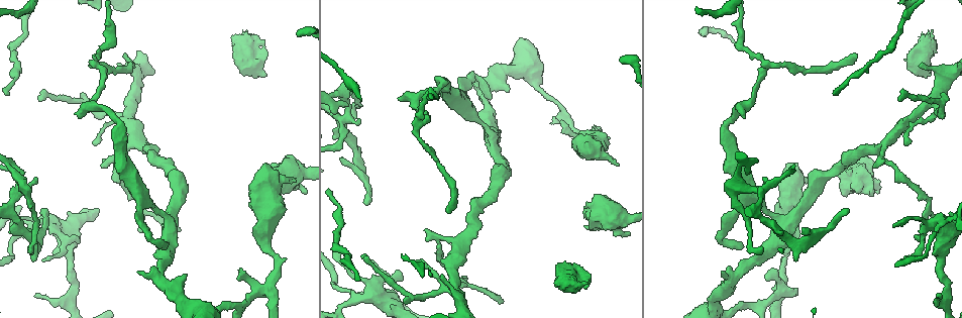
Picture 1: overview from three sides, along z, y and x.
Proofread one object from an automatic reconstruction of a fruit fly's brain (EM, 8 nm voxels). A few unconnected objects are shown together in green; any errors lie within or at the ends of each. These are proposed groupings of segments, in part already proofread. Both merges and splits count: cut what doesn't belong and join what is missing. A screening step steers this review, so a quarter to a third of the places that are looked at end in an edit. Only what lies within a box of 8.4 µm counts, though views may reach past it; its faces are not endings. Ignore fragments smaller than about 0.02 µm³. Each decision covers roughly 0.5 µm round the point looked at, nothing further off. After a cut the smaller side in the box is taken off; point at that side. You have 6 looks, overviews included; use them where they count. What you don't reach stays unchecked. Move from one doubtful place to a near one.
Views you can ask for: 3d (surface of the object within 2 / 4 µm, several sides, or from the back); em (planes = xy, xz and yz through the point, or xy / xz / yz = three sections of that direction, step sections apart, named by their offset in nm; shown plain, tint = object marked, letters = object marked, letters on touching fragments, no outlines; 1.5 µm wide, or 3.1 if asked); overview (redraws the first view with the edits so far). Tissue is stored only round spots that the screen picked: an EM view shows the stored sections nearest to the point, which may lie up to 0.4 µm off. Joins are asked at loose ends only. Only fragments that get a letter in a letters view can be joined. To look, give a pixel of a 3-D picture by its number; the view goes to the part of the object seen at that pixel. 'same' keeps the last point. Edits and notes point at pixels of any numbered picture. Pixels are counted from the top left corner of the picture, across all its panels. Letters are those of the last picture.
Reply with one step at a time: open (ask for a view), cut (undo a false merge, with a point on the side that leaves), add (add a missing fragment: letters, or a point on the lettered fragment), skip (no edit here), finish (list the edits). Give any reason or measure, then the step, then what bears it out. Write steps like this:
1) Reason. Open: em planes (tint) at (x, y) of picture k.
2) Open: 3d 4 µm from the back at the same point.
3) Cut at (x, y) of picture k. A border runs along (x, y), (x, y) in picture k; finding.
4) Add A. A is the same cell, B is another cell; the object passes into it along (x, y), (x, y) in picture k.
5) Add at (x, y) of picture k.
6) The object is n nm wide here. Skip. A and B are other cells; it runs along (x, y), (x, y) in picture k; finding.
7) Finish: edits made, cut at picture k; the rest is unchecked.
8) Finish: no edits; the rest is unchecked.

End of a long branch. Open: em planes (letters) at (124, 53) of picture 1.

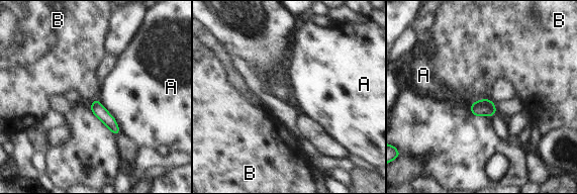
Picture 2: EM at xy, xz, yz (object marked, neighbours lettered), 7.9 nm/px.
Skip. A and B are other cells; it runs along (95, 103), (98, 110), (116, 131) in picture 2; no lettered fragment goes on from it.

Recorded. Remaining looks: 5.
Free end. Open: 3d 2 µm at (744, 114) of picture 1.

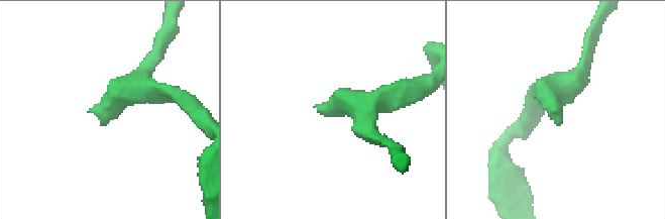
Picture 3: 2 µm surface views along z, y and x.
Open: em planes (letters) at (562, 119) of picture 3.

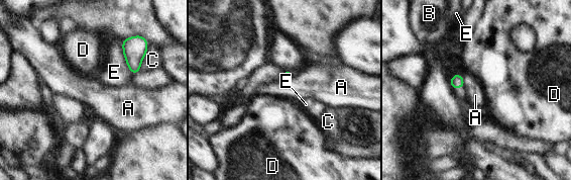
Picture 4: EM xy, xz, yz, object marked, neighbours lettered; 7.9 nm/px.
Skip. A, B, C, D and E are other cells; a border runs along (462, 76), (464, 86) in picture 4; no lettered fragment goes on from it.

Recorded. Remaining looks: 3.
Long arm stops here. Open: em planes (plain) at (617, 165) of picture 1.

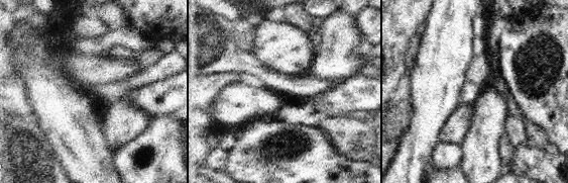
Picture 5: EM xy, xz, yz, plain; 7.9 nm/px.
What lies round it. Open: em planes (letters) at the same point.

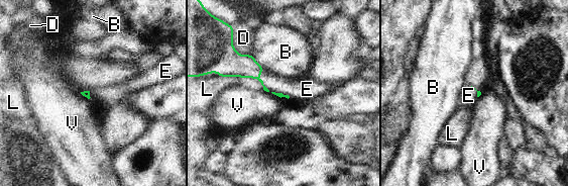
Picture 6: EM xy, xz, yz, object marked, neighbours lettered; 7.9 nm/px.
Add E. E is the same cell, B, D, L and V are other cells; the object passes into it along (251, 69), (271, 92), (302, 90) in picture 6; it goes on there.

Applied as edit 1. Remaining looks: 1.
Finish: edits made, add at picture 6; the rest is unchecked.

